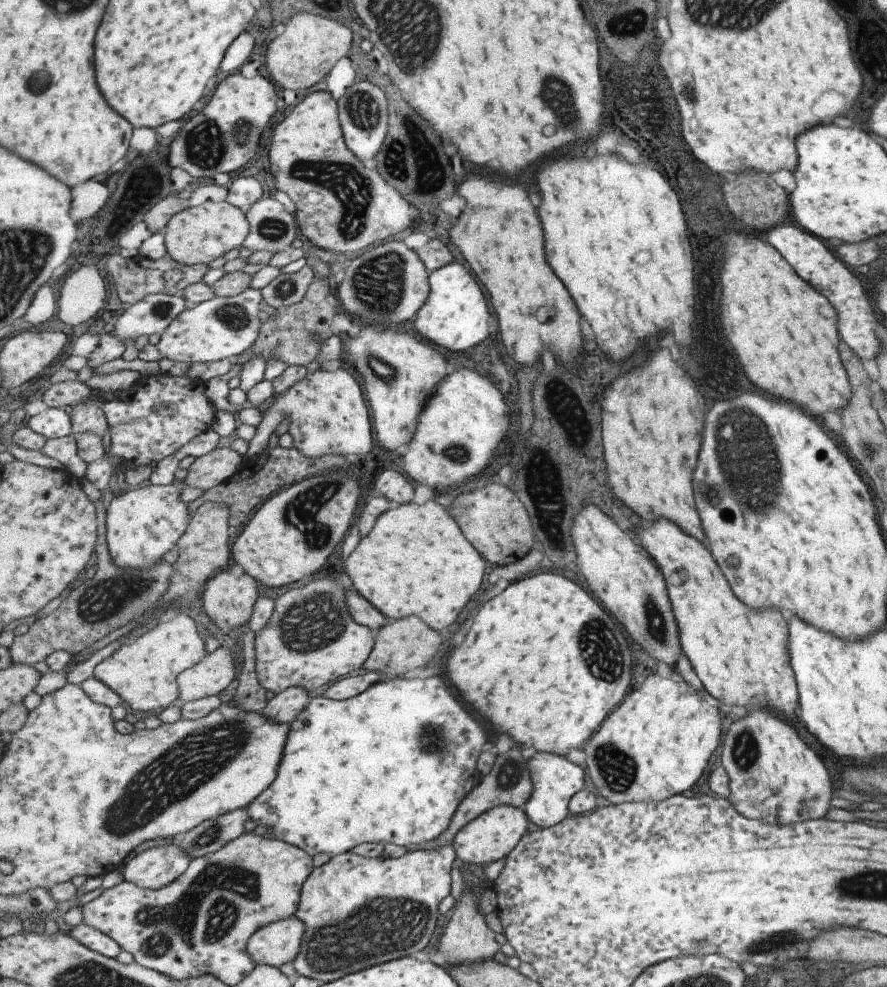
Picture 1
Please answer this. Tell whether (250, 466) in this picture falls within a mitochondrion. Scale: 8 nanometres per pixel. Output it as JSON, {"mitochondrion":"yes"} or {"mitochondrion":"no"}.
{"mitochondrion":"no"}

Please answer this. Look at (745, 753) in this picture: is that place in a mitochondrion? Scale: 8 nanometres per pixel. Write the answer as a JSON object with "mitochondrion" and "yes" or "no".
{"mitochondrion":"yes"}

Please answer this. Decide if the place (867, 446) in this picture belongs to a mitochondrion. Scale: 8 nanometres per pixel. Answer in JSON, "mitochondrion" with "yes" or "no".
{"mitochondrion":"yes"}

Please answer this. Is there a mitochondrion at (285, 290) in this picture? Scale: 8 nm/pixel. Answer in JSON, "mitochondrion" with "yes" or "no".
{"mitochondrion":"yes"}

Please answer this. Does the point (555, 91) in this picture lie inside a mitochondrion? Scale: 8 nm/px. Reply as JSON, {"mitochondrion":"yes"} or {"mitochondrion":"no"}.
{"mitochondrion":"yes"}

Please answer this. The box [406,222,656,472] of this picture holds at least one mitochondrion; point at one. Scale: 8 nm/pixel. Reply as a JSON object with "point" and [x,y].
{"point":[458,453]}

